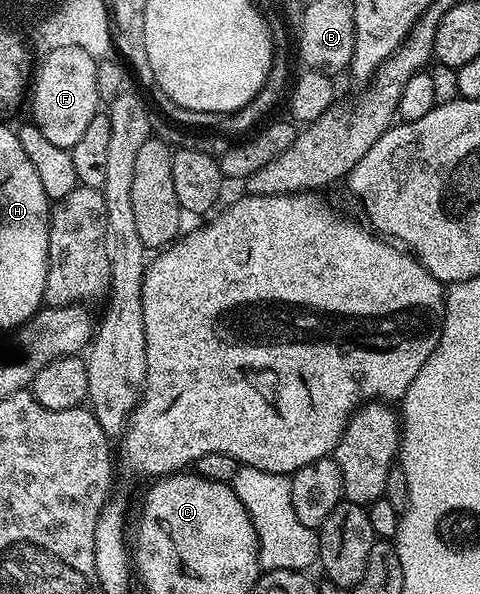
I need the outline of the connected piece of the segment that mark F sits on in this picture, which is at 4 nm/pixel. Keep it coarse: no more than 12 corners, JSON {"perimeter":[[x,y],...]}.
{"perimeter":[[46,54],[31,121],[71,150],[101,109],[96,63]]}

